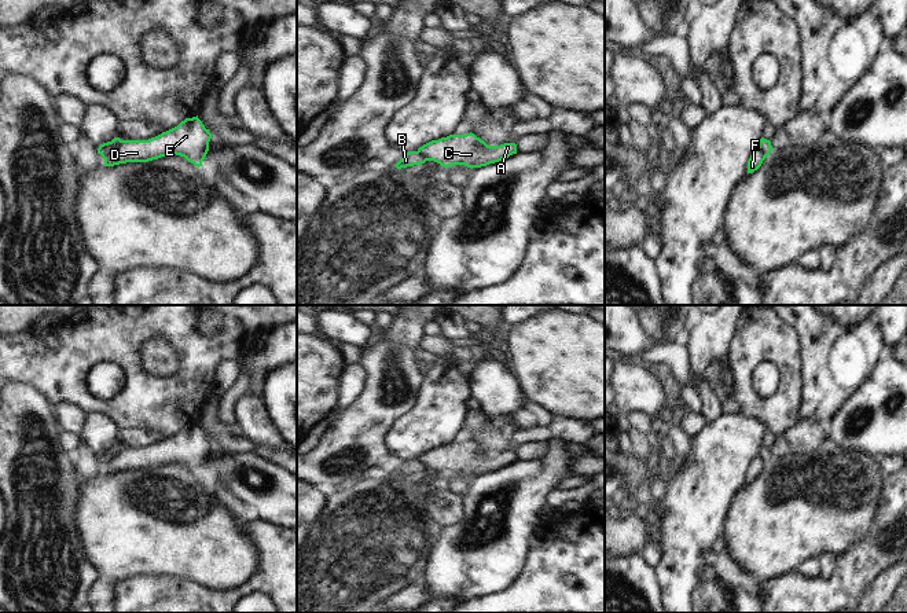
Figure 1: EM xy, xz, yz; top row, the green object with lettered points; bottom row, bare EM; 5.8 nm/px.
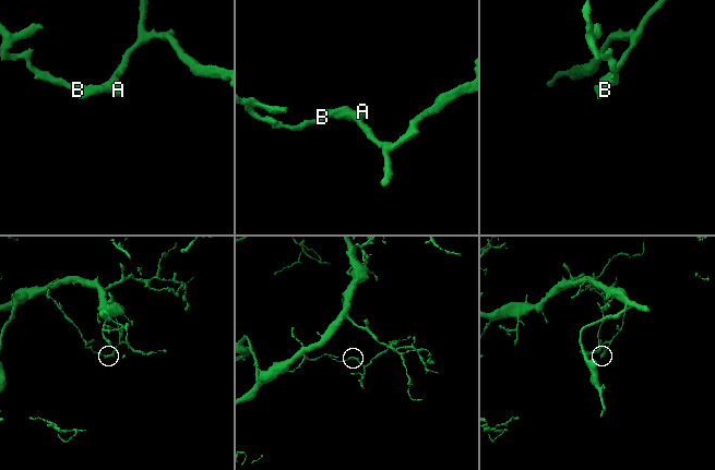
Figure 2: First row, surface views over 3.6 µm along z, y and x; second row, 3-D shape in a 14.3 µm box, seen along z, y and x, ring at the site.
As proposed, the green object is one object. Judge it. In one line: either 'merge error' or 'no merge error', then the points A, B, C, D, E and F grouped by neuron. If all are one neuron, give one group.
merge error; A C D E F / B

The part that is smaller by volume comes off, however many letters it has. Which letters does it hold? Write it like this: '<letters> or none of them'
A, C, D, E, F

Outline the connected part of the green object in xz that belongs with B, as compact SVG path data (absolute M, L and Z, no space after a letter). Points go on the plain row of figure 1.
M408 459L404 465L394 473L397 477L422 473L426 470L426 466L419 459Z

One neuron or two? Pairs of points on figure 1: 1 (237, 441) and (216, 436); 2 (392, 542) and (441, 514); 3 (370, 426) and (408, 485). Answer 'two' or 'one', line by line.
1: one
2: two
3: two

